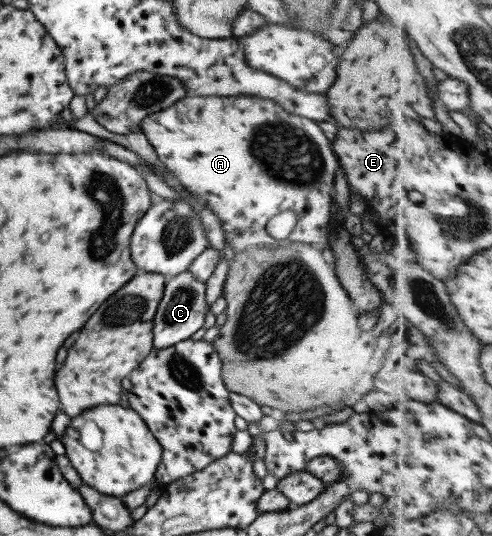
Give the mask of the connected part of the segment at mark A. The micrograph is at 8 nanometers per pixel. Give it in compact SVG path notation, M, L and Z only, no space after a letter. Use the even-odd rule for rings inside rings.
M186 95L170 107L146 115L138 130L144 133L158 159L180 185L206 201L207 208L220 221L225 242L235 253L255 245L285 242L302 242L319 250L328 248L327 226L334 211L334 175L339 163L330 150L331 142L315 121L286 113L276 102L258 96ZM286 209L296 213L298 221L290 237L277 242L266 233L264 225L270 217Z

